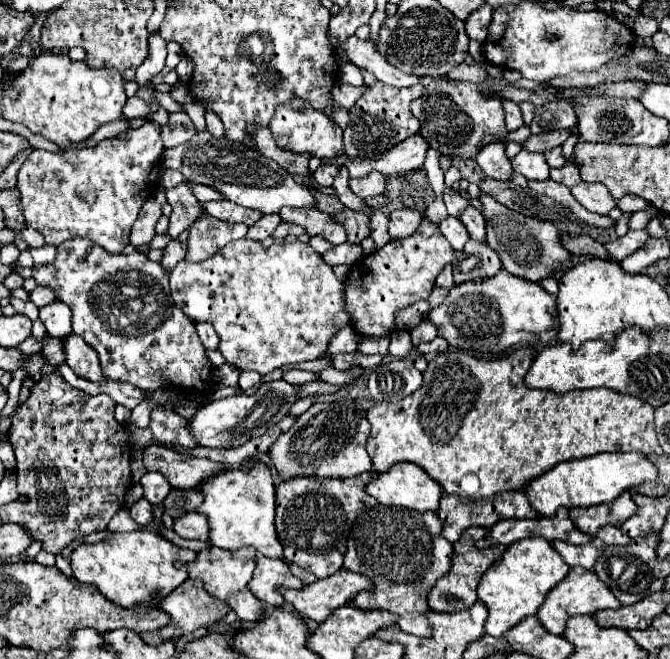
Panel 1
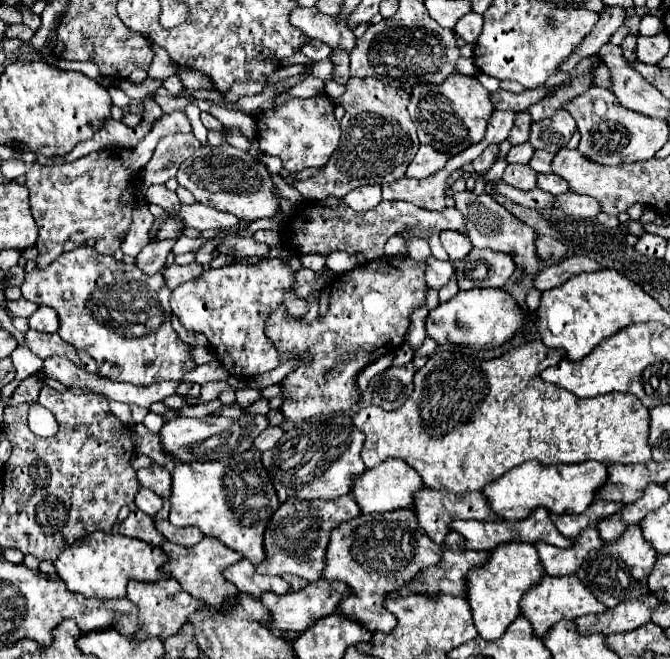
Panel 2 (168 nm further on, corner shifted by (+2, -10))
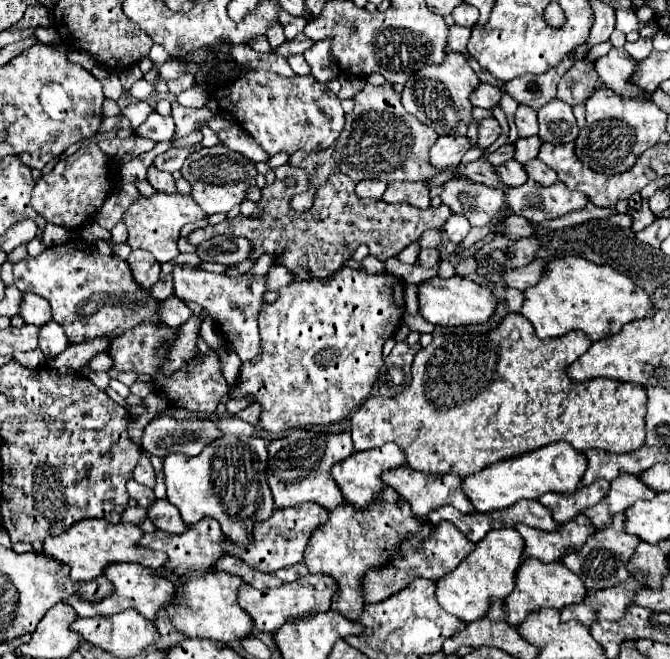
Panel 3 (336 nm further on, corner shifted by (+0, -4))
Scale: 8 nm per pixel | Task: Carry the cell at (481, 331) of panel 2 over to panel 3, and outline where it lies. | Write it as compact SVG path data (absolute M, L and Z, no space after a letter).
M435 276L419 284L419 312L421 316L435 326L471 326L485 324L493 318L497 310L497 298L489 288L475 284L469 278L451 276L447 280Z

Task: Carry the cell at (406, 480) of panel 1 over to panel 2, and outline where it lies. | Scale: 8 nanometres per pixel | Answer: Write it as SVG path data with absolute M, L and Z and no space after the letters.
M387 458L385 462L381 462L381 466L369 468L361 476L357 476L357 480L353 480L351 494L357 500L361 514L373 514L373 512L383 514L389 510L397 510L401 506L411 508L413 506L413 494L421 488L423 488L421 476L407 462L401 462L399 458L393 458L393 460Z

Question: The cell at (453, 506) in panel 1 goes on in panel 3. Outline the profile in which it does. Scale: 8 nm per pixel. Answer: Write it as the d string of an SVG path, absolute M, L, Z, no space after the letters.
M403 466L403 468L397 468L397 470L391 470L391 472L385 472L383 476L383 482L391 488L395 488L409 504L411 504L411 510L415 512L417 518L427 518L429 512L441 508L441 506L453 506L457 508L459 512L463 514L475 514L475 506L471 504L471 500L467 500L465 492L463 492L463 480L459 476L435 476L435 474L423 474L423 472L415 472L411 470L409 466Z

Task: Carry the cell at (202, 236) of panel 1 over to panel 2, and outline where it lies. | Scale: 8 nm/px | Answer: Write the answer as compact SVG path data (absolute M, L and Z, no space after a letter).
M191 262L187 266L179 266L179 264L173 264L169 268L163 270L163 276L165 276L165 284L173 290L177 288L179 284L187 282L187 280L193 280L193 278L199 278L203 274L203 266L197 264L197 262Z

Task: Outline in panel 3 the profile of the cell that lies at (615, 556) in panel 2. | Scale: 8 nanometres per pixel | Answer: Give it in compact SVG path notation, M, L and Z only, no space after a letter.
M619 514L619 516L613 516L613 524L605 530L597 530L589 540L587 544L579 550L579 556L577 560L573 562L573 552L567 554L563 558L563 564L577 572L579 578L585 582L587 590L605 590L605 588L611 588L615 584L623 584L627 578L629 578L629 572L627 572L627 564L637 548L641 540L633 534L627 534L625 532L625 514Z

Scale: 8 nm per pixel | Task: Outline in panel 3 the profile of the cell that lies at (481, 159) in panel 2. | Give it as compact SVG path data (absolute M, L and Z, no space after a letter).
M485 118L479 122L479 148L487 150L501 136L501 126L495 118Z

